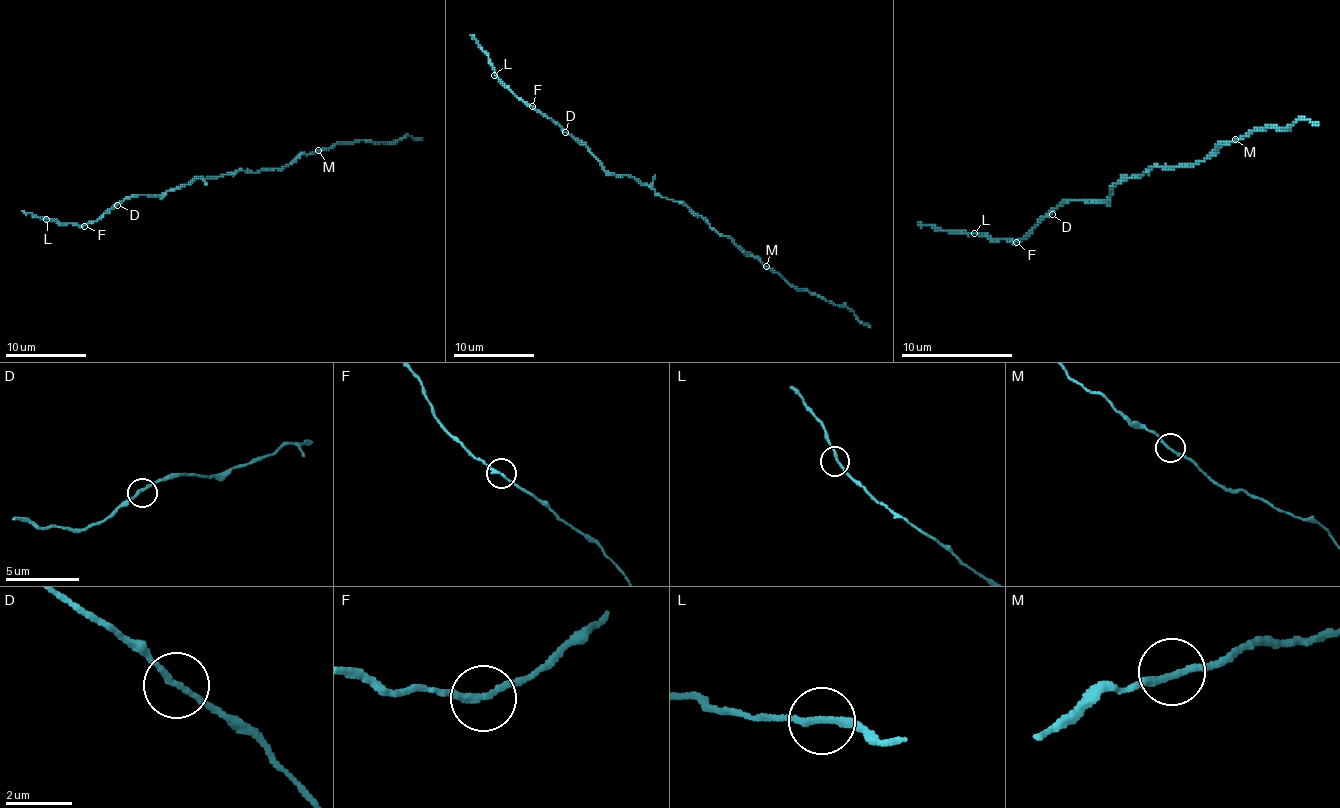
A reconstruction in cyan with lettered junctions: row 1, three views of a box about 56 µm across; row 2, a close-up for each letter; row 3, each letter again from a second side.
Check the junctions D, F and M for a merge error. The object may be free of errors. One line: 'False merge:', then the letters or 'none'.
False merge: none

